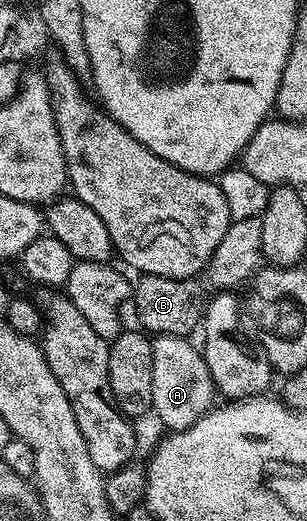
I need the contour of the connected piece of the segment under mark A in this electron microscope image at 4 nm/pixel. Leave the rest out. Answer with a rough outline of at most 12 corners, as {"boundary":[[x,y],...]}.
{"boundary":[[157,335],[151,411],[168,432],[210,411],[215,382],[203,352]]}

